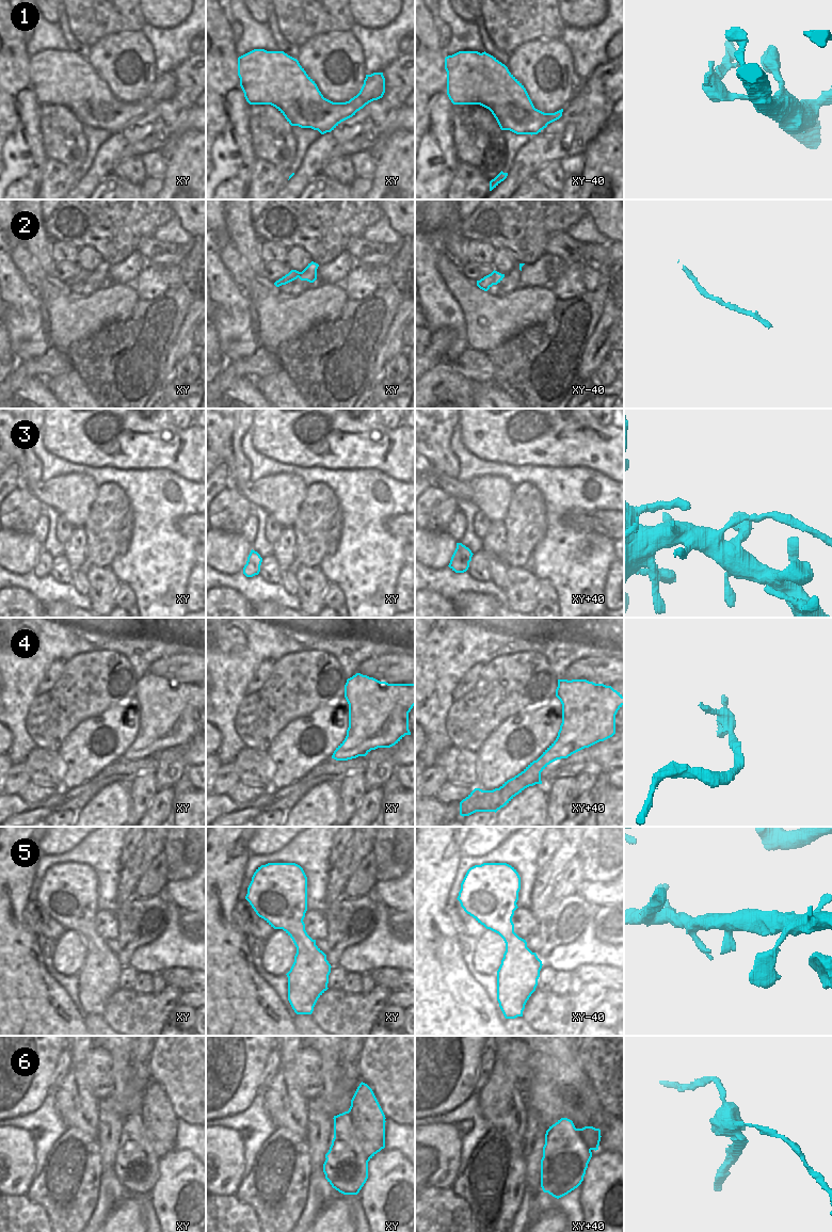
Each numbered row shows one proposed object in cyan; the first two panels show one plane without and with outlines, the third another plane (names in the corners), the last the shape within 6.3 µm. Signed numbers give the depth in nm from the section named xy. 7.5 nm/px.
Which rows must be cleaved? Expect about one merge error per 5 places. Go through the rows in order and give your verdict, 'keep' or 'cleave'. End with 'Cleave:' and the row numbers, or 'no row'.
1: cleave
2: keep
3: cleave
4: cleave
5: keep
6: cleave
Cleave: 1, 3, 4, 6

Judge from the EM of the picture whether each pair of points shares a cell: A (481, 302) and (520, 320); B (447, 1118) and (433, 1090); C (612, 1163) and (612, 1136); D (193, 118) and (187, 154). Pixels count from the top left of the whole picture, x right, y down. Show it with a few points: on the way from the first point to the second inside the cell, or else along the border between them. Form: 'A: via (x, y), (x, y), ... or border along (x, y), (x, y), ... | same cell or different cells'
A: via (491, 312), (495, 316), (510, 316) | same cell
B: border along (466, 1100), (451, 1110), (426, 1118) | different cells
C: border along (598, 1149), (612, 1152) | different cells
D: border along (194, 129), (188, 129), (179, 137), (175, 149) | different cells

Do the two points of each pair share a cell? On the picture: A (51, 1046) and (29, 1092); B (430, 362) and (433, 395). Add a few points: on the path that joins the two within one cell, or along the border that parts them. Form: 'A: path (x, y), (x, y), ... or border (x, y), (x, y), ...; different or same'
A: path (43, 1058), (43, 1078), (41, 1081); same
B: border (443, 361), (426, 372); different

